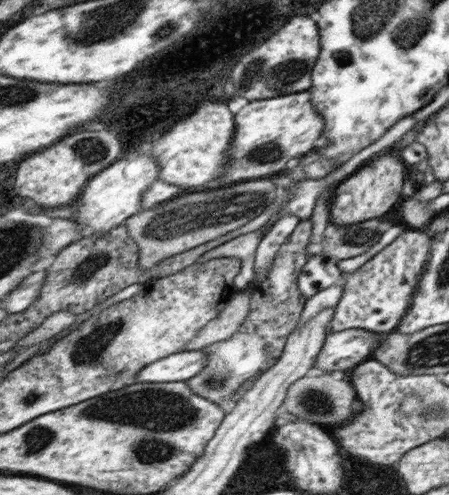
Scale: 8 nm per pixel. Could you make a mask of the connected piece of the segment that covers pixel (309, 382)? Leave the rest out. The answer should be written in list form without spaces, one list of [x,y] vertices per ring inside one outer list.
[[[310,372],[290,384],[281,405],[298,419],[326,426],[329,429],[352,419],[351,416],[355,413],[351,410],[351,404],[355,399],[354,390],[346,377],[327,372],[321,374]]]

